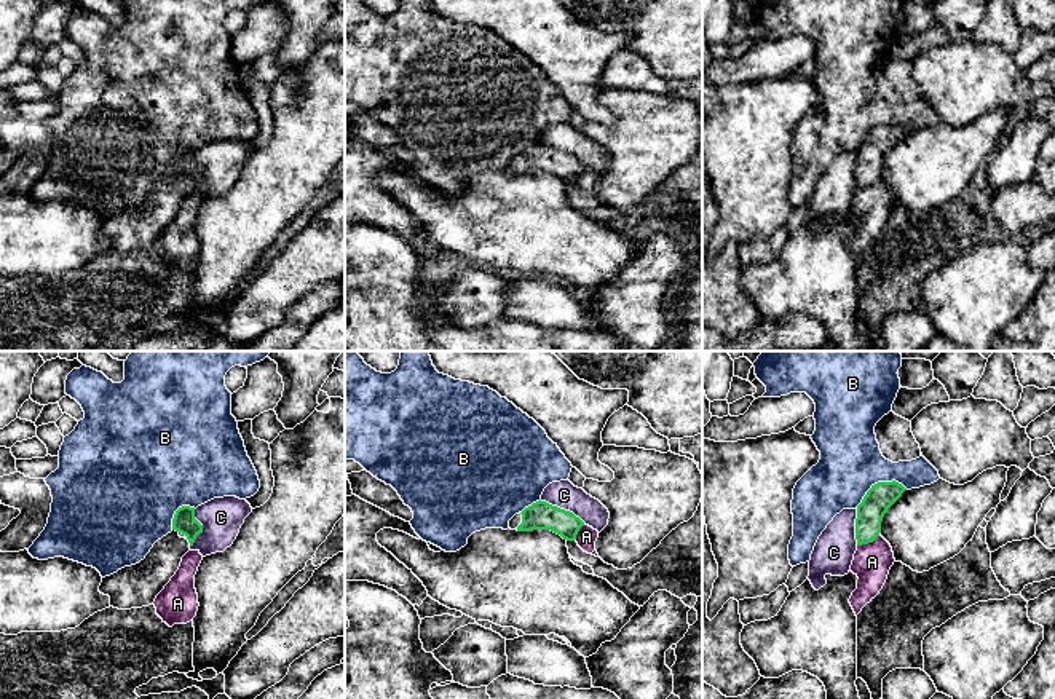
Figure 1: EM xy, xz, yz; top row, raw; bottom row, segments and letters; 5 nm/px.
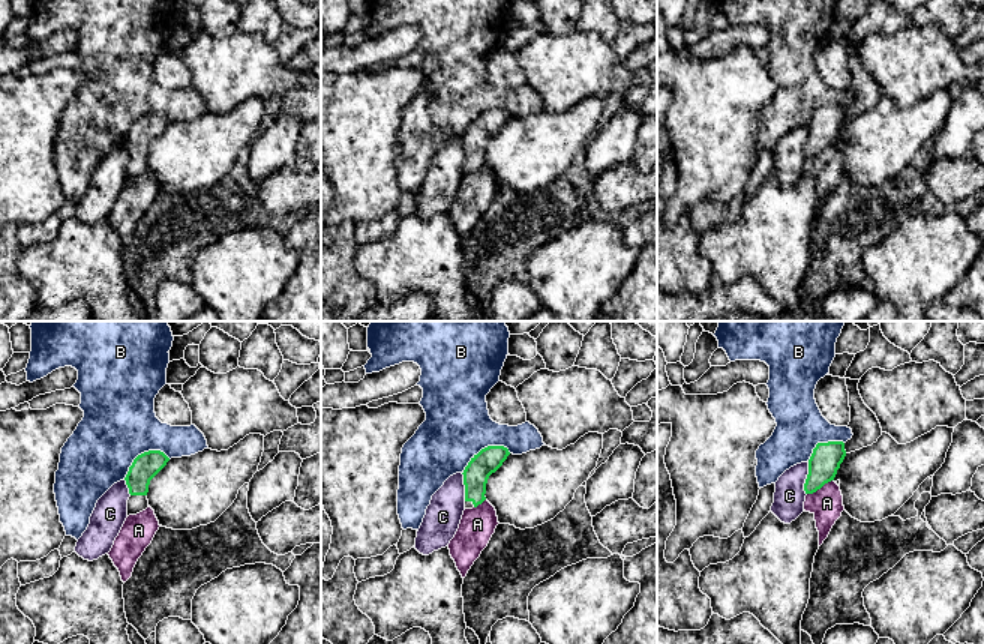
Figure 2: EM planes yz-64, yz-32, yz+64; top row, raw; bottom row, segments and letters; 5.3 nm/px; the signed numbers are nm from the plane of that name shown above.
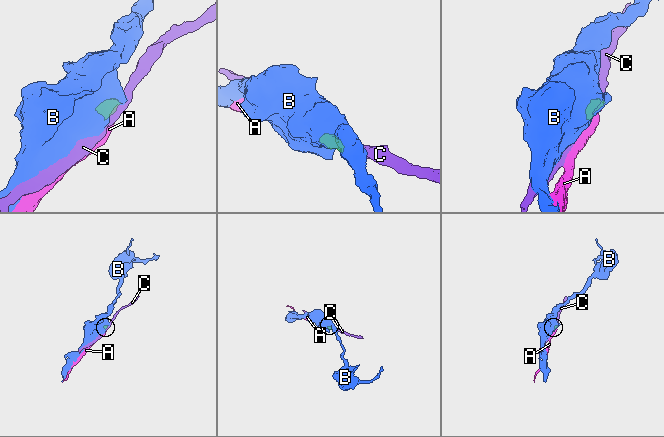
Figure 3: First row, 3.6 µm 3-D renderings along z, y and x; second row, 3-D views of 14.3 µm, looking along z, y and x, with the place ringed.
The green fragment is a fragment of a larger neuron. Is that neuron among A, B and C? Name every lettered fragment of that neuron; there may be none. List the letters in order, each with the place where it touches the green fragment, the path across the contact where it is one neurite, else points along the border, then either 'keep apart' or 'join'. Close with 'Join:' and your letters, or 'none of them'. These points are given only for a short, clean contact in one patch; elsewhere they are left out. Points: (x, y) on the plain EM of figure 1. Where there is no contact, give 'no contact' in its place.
A: contact yz (869, 184); border yz (880, 177), (857, 189); keep apart
B: contact yz (878, 125); border yz (907, 131), (894, 123), (878, 123), (856, 150); keep apart
C: contact xz (562, 152); border xz (540, 142), (568, 152), (584, 165); keep apart
Join: none of them

